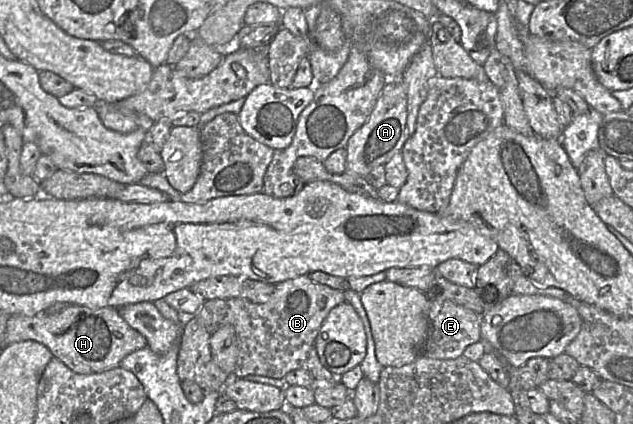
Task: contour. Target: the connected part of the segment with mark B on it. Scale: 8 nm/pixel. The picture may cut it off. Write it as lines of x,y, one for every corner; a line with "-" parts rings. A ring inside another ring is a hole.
302,275
276,284
274,292
265,303
254,304
239,298
205,300
193,317
196,317
211,335
224,325
234,326
239,352
232,377
245,378
250,375
260,375
283,379
293,370
306,368
308,353
314,346
322,323
329,312
343,302
346,302
344,292
316,283
308,275

